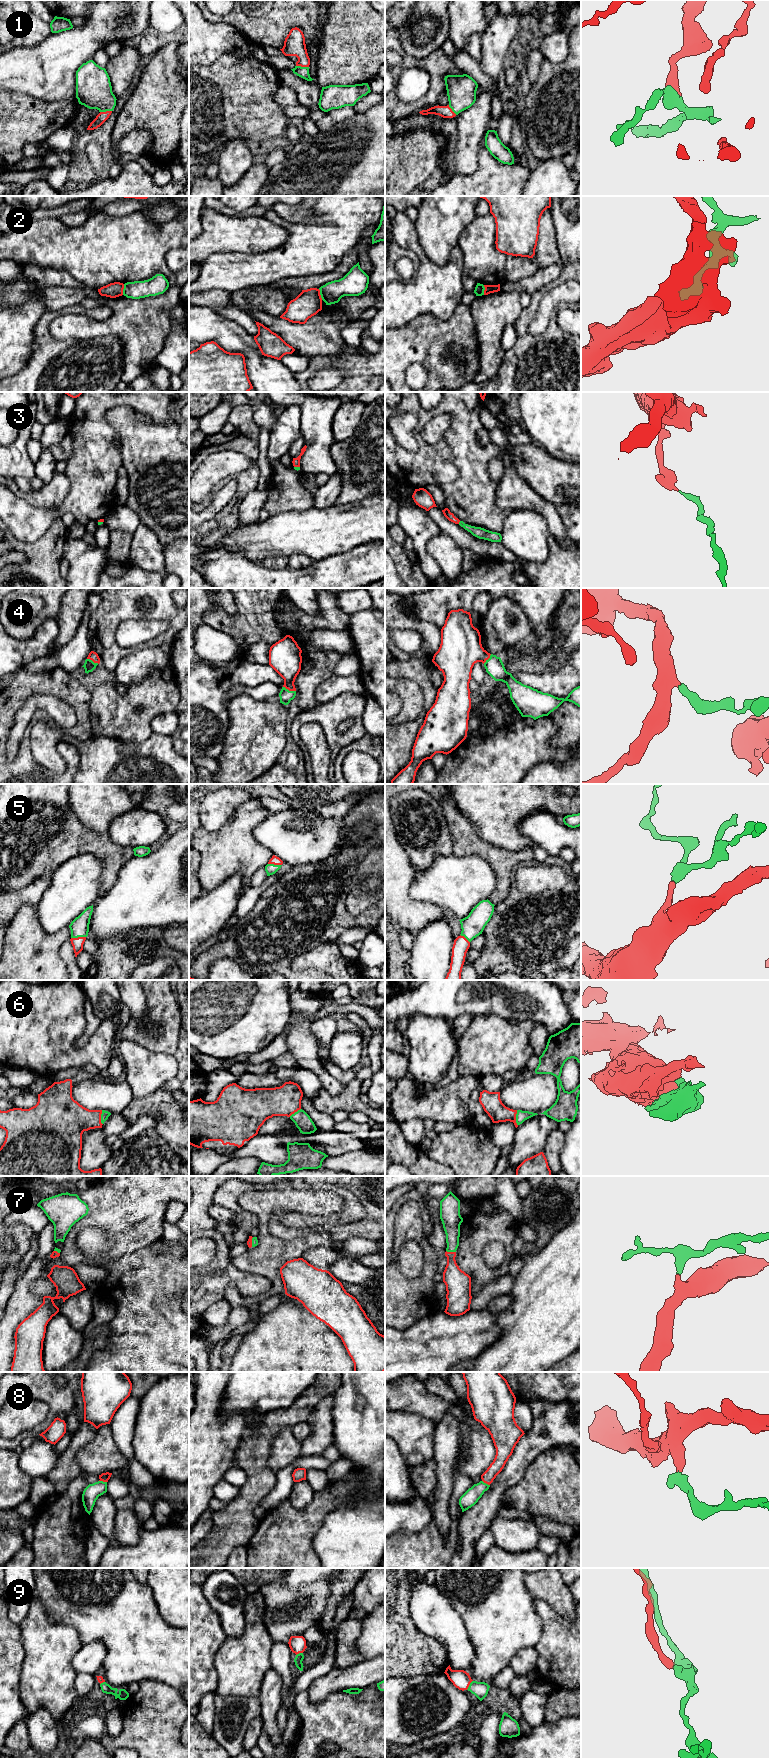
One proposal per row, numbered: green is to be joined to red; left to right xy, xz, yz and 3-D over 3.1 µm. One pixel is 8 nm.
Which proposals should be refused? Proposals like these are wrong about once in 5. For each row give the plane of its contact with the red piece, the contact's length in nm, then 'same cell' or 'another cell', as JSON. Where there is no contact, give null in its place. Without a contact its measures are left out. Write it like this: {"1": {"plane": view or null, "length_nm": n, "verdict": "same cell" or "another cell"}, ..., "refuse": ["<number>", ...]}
{"1": {"plane": "xz", "length_nm": 110, "verdict": "same cell"}, "2": {"plane": "xy", "length_nm": 90, "verdict": "another cell"}, "3": {"plane": "yz", "length_nm": 30, "verdict": "same cell"}, "4": {"plane": "xz", "length_nm": 110, "verdict": "same cell"}, "5": {"plane": "xy", "length_nm": 120, "verdict": "same cell"}, "6": {"plane": "yz", "length_nm": 130, "verdict": "same cell"}, "7": {"plane": "yz", "length_nm": 80, "verdict": "same cell"}, "8": {"plane": "xy", "length_nm": 70, "verdict": "same cell"}, "9": {"plane": "yz", "length_nm": 90, "verdict": "same cell"}, "refuse": ["2"]}

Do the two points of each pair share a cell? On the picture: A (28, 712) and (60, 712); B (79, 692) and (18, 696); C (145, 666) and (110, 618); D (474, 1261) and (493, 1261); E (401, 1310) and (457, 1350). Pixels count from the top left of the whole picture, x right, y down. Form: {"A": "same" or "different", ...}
{"A": "same", "B": "same", "C": "different", "D": "different", "E": "different"}

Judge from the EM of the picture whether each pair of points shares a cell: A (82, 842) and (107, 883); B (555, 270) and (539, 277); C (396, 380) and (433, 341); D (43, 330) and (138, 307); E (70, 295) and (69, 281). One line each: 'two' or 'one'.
A: one
B: one
C: one
D: two
E: two

